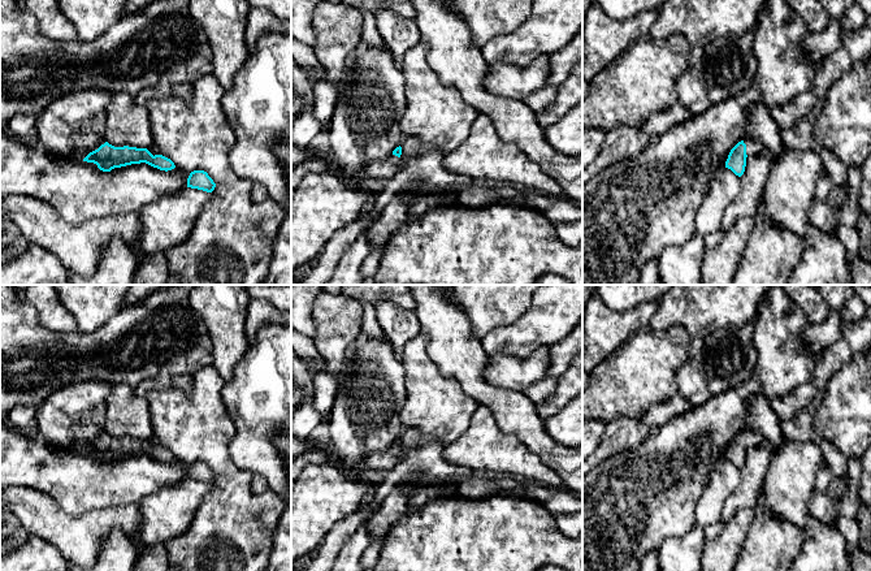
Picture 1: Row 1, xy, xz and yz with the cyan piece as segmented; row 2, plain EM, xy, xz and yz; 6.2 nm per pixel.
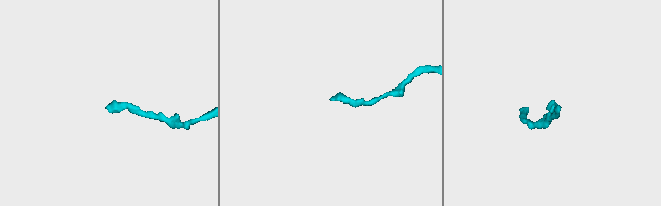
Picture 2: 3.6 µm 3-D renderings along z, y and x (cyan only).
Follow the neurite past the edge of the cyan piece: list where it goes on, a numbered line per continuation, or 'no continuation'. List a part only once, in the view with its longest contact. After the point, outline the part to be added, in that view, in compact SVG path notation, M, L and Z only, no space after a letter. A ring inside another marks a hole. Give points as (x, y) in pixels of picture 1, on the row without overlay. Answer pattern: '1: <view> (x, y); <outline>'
1: yz (753, 438); M744 431L744 434L746 436L746 446L748 447L757 447L759 445L766 444L764 437L758 432Z

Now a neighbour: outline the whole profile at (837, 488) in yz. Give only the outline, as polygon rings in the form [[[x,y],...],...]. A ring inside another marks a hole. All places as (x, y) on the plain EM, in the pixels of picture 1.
[[[835,477],[829,485],[828,496],[836,501],[840,501],[845,496],[848,488],[848,479],[840,480]]]

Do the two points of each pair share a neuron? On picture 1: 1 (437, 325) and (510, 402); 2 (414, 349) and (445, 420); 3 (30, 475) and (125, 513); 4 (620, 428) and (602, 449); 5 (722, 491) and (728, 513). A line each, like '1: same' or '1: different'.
1: same
2: same
3: different
4: same
5: different

